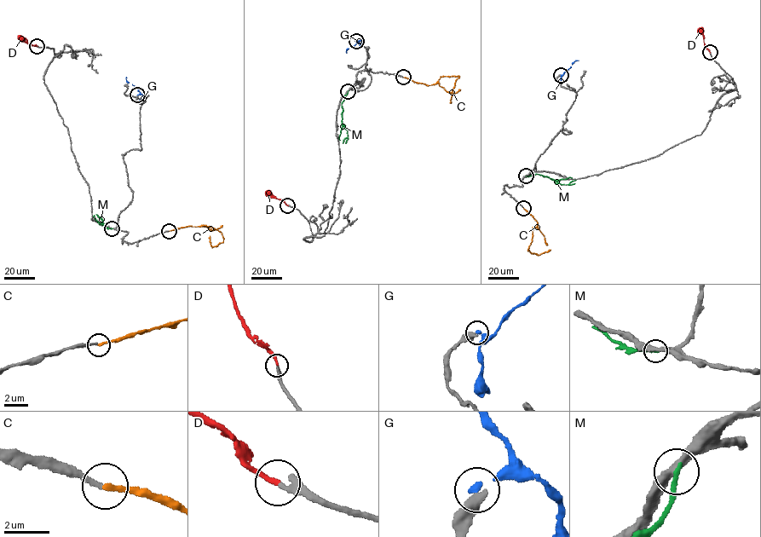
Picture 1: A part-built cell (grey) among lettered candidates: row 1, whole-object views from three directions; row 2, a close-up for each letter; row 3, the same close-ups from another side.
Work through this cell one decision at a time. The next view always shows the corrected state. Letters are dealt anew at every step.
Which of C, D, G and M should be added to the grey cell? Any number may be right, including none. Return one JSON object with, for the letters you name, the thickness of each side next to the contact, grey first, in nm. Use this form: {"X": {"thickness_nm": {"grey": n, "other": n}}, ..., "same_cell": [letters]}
{"D": {"thickness_nm": {"grey": 280, "other": 200}}, "same_cell": ["D"]}

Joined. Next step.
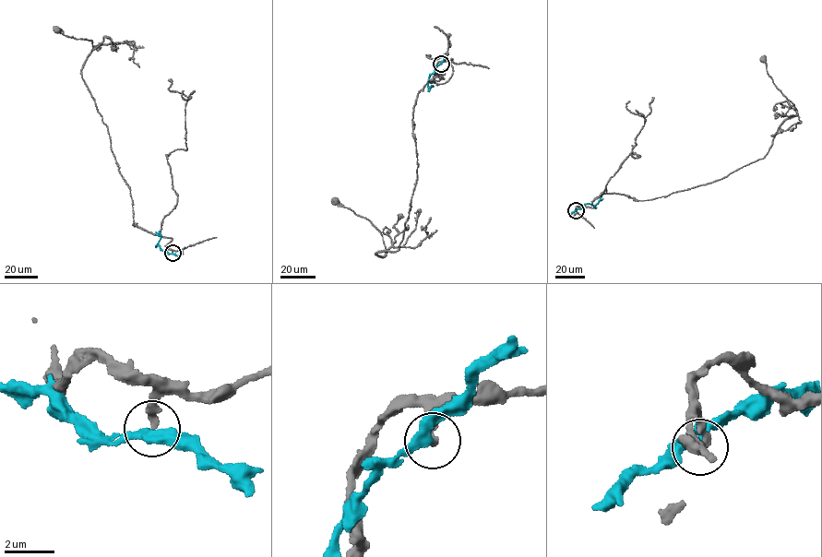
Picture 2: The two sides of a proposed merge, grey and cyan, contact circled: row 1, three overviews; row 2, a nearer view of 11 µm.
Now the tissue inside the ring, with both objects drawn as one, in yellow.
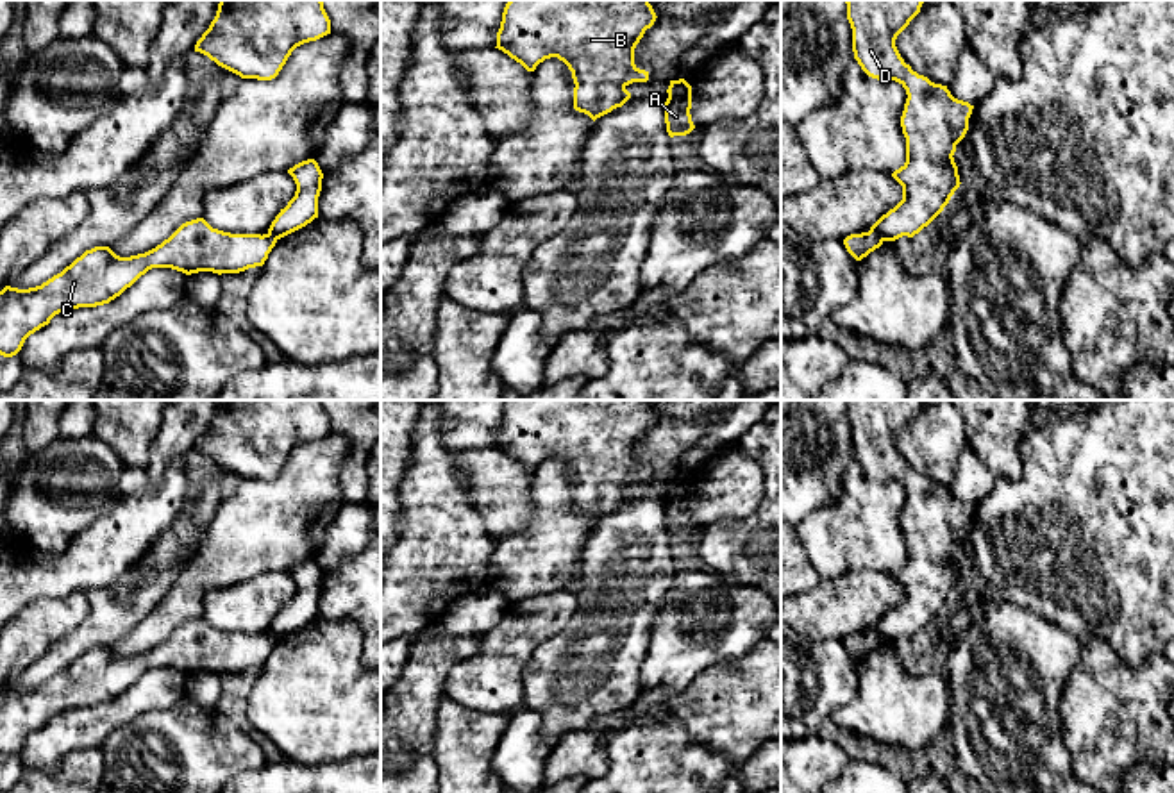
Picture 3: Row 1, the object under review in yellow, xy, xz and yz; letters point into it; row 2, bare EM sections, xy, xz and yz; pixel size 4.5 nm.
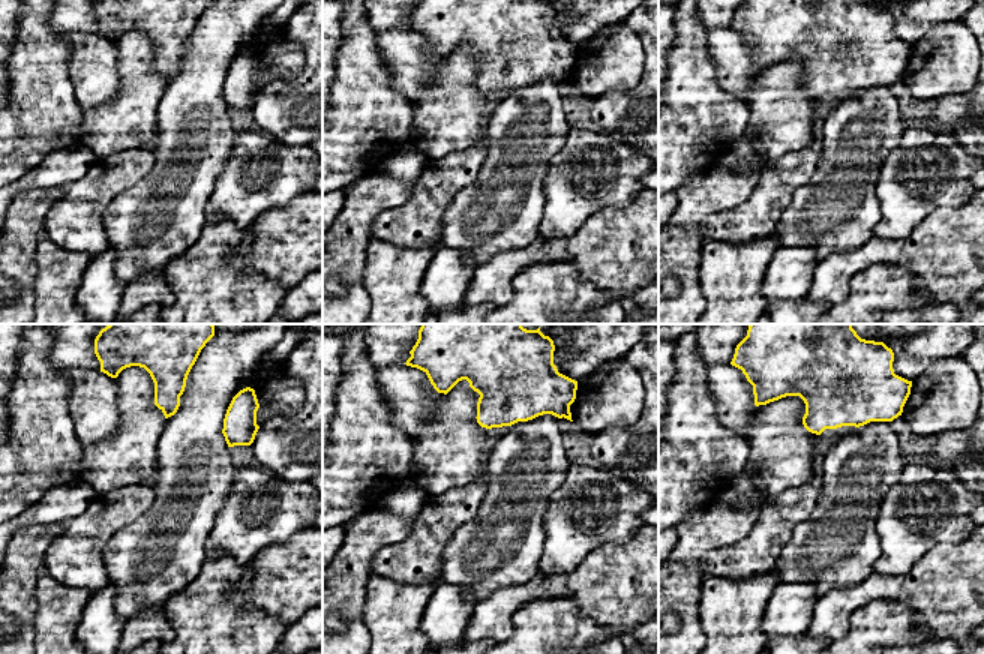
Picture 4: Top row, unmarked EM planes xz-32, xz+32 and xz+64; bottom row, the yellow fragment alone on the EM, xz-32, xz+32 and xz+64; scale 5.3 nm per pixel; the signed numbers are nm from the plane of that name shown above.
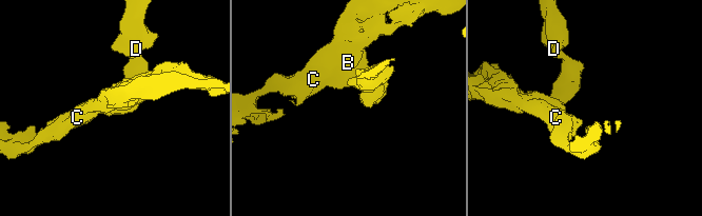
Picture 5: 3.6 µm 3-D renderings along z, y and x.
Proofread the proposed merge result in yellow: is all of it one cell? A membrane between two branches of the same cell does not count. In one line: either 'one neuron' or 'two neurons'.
two neurons

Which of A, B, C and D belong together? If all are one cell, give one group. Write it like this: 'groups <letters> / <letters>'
groups A D / B C

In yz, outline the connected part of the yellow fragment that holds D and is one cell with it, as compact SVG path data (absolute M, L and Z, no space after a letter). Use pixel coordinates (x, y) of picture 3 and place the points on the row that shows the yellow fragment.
M845 0L845 4L852 29L852 52L861 70L872 79L899 82L908 95L901 116L906 163L892 173L902 186L902 200L883 214L868 232L883 241L895 241L902 236L913 238L943 211L961 184L952 155L969 130L974 105L954 98L947 86L935 84L913 71L895 46L897 36L920 13L924 0Z

